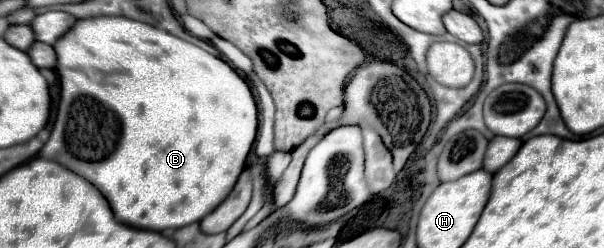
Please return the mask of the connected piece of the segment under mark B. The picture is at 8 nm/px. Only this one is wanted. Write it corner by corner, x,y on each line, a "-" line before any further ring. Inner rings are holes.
91,17
91,19
77,19
73,29
69,29
63,37
57,39
53,45
57,53
57,75
61,83
61,101
57,119
51,131
49,141
39,151
39,157
53,159
73,173
81,175
89,183
93,183
103,197
109,201
115,219
137,227
137,229
149,229
149,231
163,231
163,229
179,229
189,223
199,223
207,213
211,213
233,189
237,177
243,171
245,159
249,155
257,133
257,105
251,95
249,85
219,57
203,51
201,47
183,41
163,29
157,29
153,25
133,21
127,17

